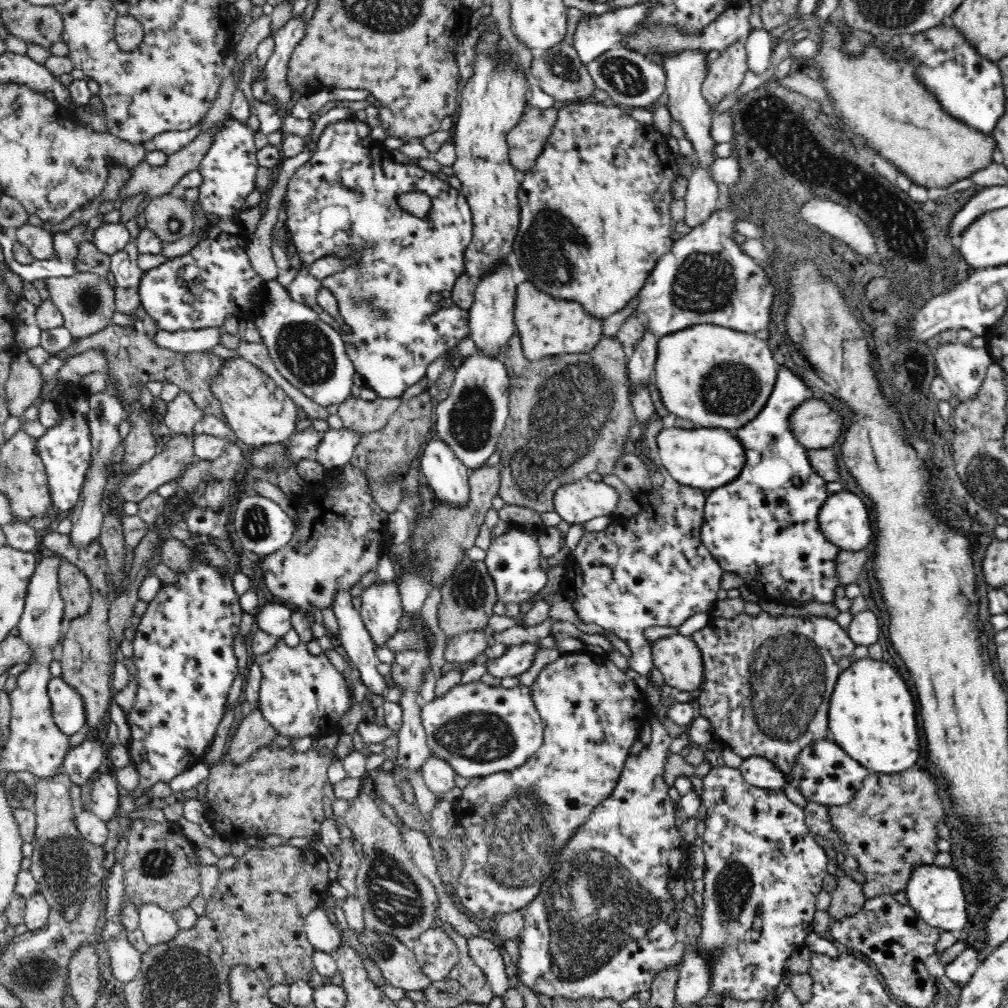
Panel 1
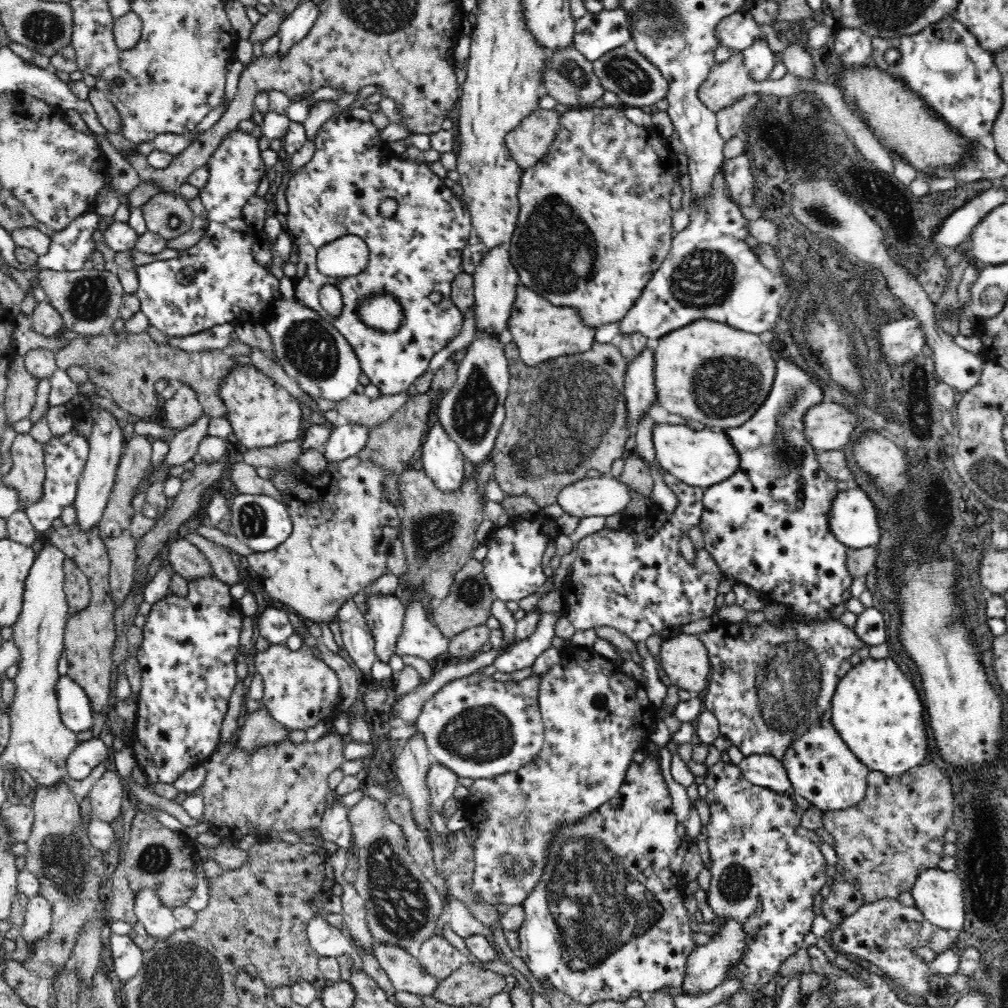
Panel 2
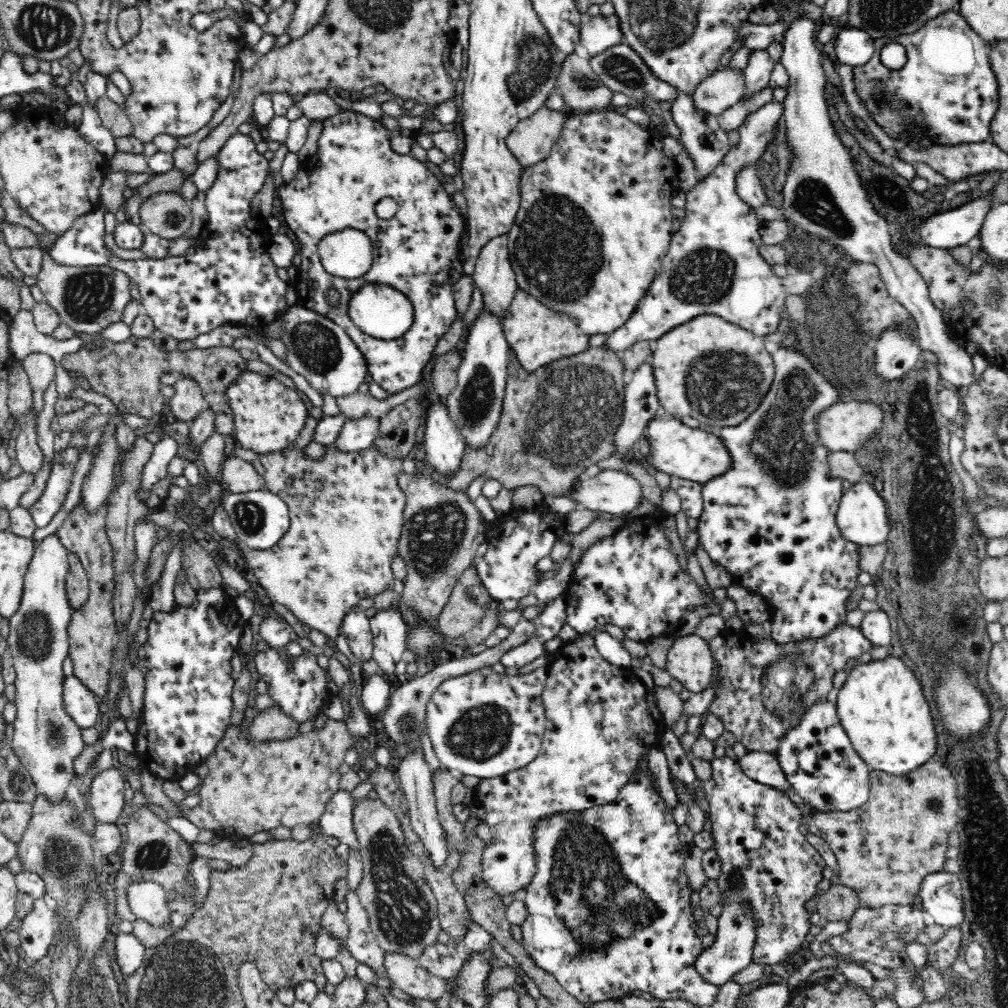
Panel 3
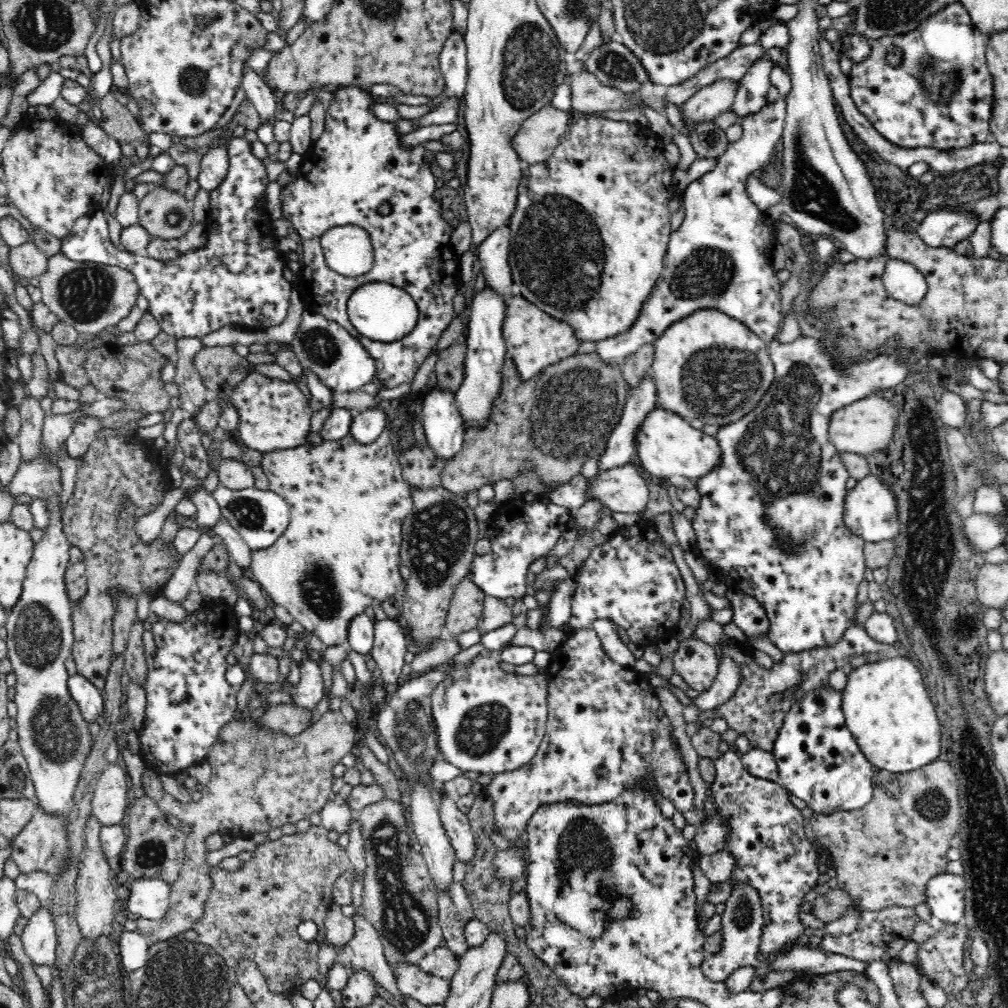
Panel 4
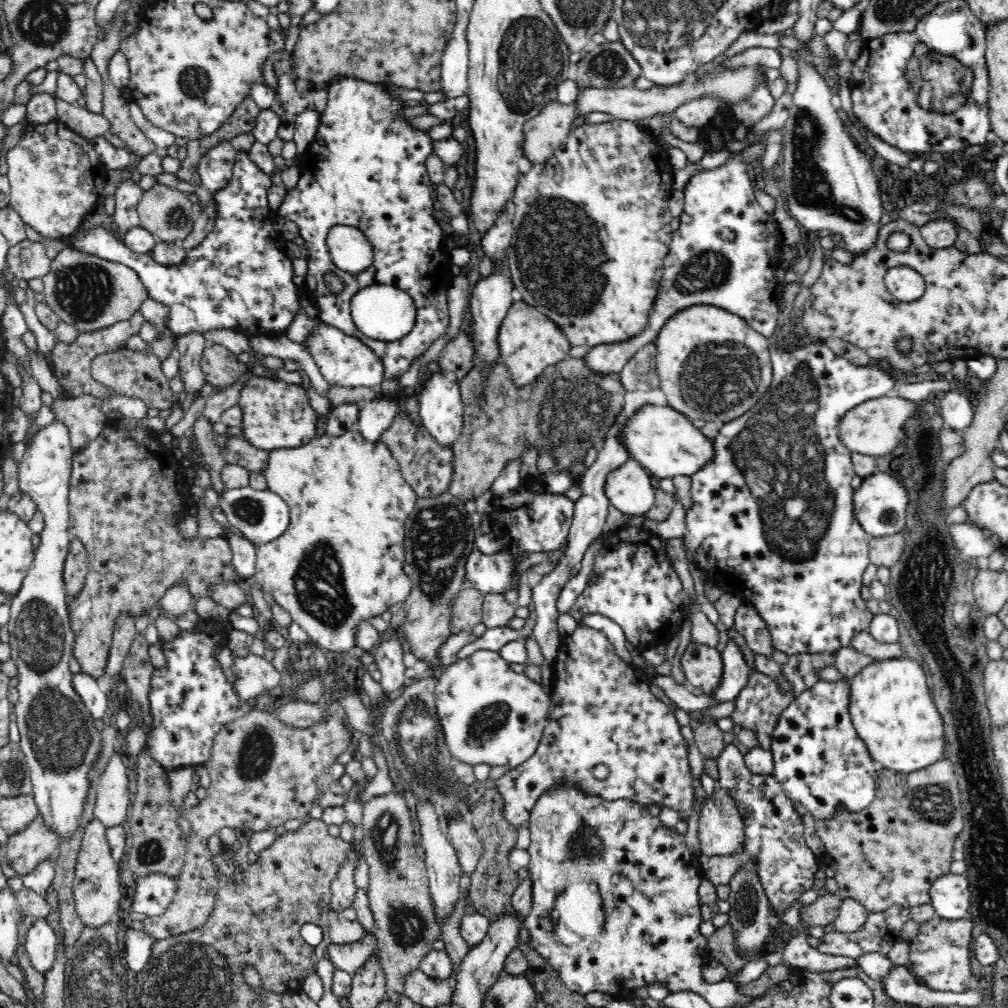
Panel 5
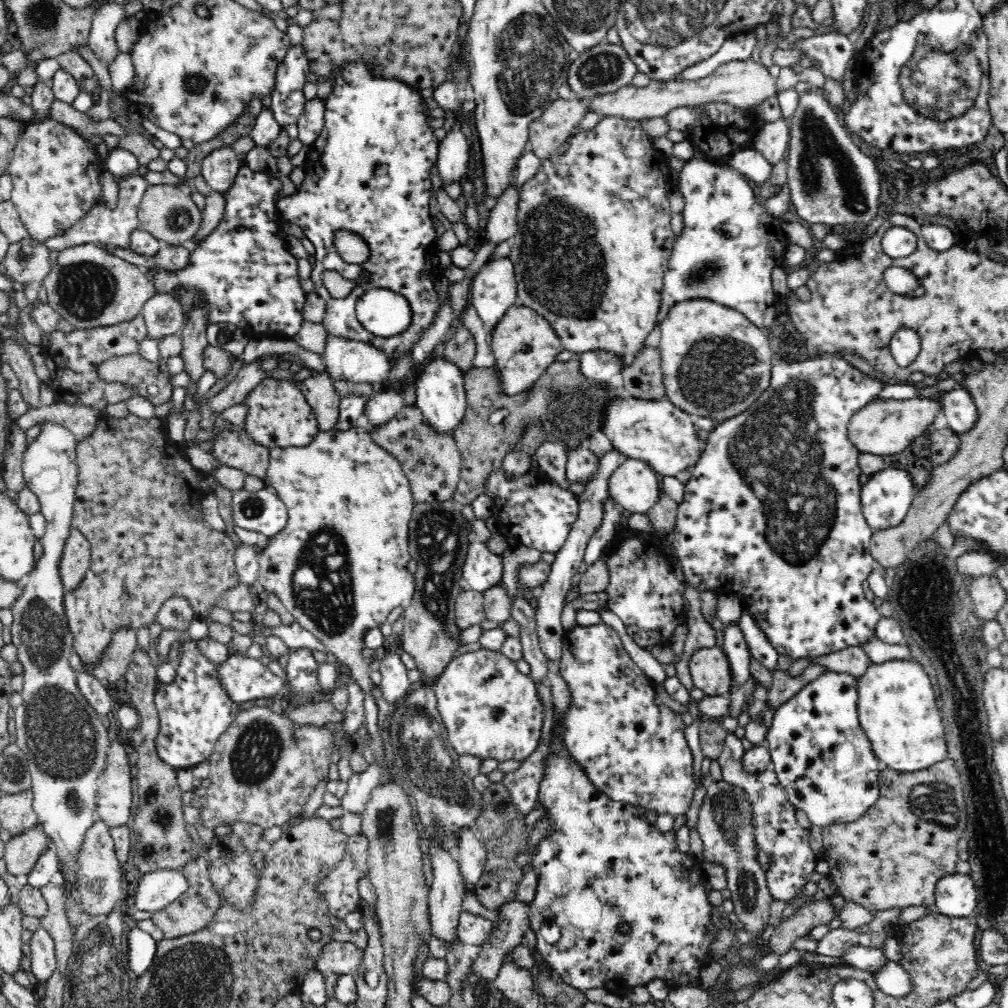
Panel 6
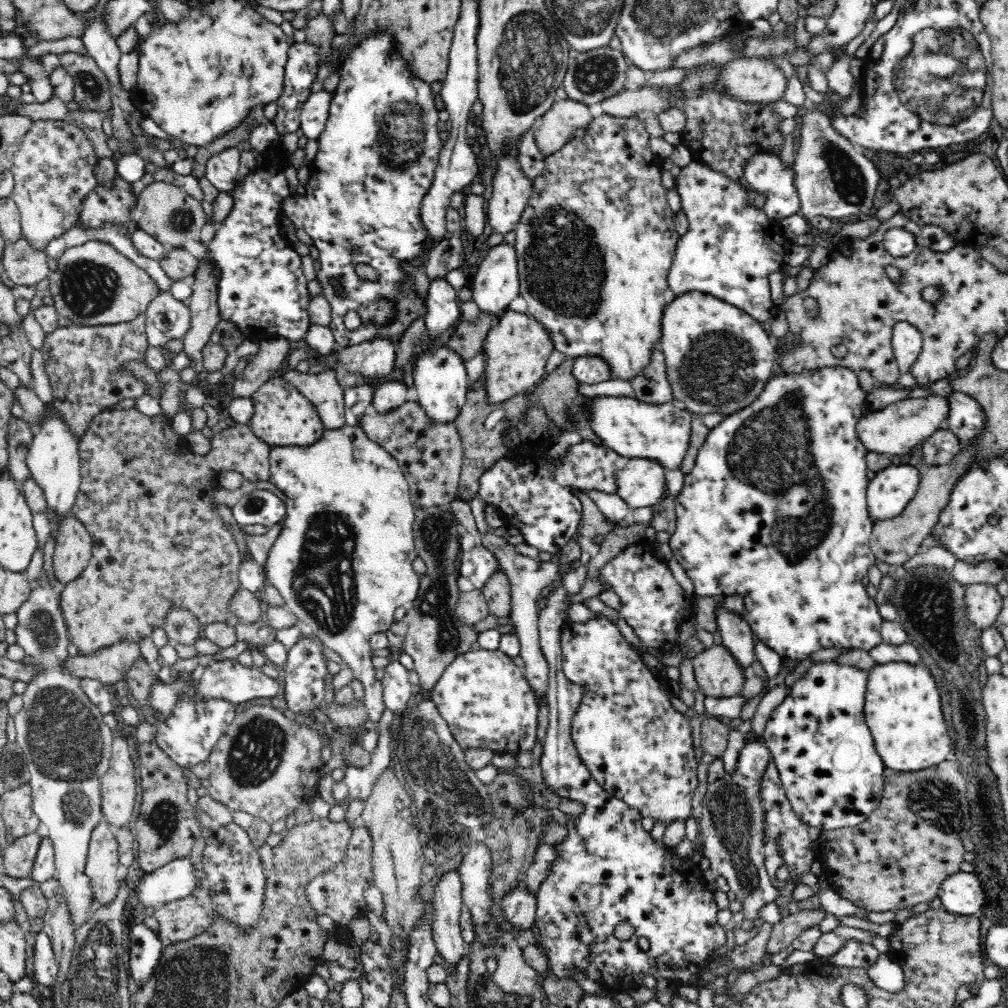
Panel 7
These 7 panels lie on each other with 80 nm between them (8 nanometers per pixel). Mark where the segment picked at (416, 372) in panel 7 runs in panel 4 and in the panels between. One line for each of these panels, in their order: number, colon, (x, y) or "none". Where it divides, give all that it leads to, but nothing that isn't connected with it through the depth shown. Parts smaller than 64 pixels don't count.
4: (444, 431)
5: (441, 407)
6: (440, 393)

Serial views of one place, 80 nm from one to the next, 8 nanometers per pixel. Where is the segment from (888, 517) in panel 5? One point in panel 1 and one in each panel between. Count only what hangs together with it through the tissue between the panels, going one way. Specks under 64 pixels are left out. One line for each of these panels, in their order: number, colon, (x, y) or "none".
1: (843, 519)
2: (852, 517)
3: (861, 518)
4: (870, 513)

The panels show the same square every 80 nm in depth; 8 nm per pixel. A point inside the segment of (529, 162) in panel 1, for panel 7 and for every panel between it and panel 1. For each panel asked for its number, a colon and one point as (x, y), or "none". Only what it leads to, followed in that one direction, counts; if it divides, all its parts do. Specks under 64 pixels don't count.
2: (529, 141)
3: (531, 140)
4: (536, 139)
5: (543, 134)
6: (557, 123)
7: (558, 124)

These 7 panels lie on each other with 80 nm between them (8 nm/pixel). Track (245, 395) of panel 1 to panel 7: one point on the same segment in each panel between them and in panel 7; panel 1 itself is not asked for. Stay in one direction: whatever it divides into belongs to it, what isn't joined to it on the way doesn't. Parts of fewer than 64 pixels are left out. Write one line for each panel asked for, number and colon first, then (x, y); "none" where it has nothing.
2: (261, 413)
3: (267, 416)
4: (273, 414)
5: (275, 415)
6: (278, 415)
7: (282, 416)

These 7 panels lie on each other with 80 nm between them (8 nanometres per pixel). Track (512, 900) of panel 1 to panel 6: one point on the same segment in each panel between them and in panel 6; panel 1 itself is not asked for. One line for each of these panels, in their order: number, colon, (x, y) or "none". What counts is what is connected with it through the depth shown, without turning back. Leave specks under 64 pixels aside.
2: (595, 717)
3: (601, 719)
4: (601, 714)
5: (601, 711)
6: (630, 748)

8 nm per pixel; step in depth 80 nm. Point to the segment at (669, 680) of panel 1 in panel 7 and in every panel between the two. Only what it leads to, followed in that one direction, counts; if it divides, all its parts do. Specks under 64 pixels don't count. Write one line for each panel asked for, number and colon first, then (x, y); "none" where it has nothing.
2: (684, 658)
3: (689, 660)
4: (696, 662)
5: (701, 664)
6: (709, 668)
7: (717, 673)

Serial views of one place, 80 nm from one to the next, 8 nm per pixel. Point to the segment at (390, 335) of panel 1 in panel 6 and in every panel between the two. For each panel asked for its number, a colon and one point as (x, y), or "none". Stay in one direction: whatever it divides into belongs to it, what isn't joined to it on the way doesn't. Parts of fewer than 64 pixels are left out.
2: (418, 250)
3: (418, 251)
4: (357, 164)
5: (366, 168)
6: (368, 172)

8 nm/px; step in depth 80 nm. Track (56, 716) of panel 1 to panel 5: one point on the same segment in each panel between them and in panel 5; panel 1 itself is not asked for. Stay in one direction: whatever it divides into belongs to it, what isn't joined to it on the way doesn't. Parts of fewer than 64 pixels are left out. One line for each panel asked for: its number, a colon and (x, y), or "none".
2: (74, 707)
3: (82, 707)
4: (88, 699)
5: (96, 702)

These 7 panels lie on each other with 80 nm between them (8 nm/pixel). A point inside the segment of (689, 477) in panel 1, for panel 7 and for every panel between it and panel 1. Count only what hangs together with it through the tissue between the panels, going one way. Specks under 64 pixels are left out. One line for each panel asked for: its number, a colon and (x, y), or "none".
2: (701, 458)
3: (695, 455)
4: (667, 445)
5: (663, 440)
6: (663, 436)
7: (658, 432)

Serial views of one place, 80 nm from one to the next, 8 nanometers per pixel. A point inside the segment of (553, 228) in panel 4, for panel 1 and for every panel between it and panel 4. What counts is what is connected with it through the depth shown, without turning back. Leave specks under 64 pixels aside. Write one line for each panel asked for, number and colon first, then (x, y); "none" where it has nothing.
1: (595, 207)
2: (600, 196)
3: (594, 224)

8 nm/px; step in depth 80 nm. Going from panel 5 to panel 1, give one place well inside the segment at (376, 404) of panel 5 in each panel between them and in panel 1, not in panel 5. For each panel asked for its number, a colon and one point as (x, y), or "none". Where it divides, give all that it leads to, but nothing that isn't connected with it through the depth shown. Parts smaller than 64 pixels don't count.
1: (335, 449)
2: (346, 440)
3: (357, 434)
4: (366, 426)

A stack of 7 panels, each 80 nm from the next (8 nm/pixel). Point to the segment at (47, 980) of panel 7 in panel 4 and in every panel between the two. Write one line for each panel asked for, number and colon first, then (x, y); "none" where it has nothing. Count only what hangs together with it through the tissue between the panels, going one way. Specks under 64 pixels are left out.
4: (39, 938)
5: (41, 944)
6: (42, 946)

